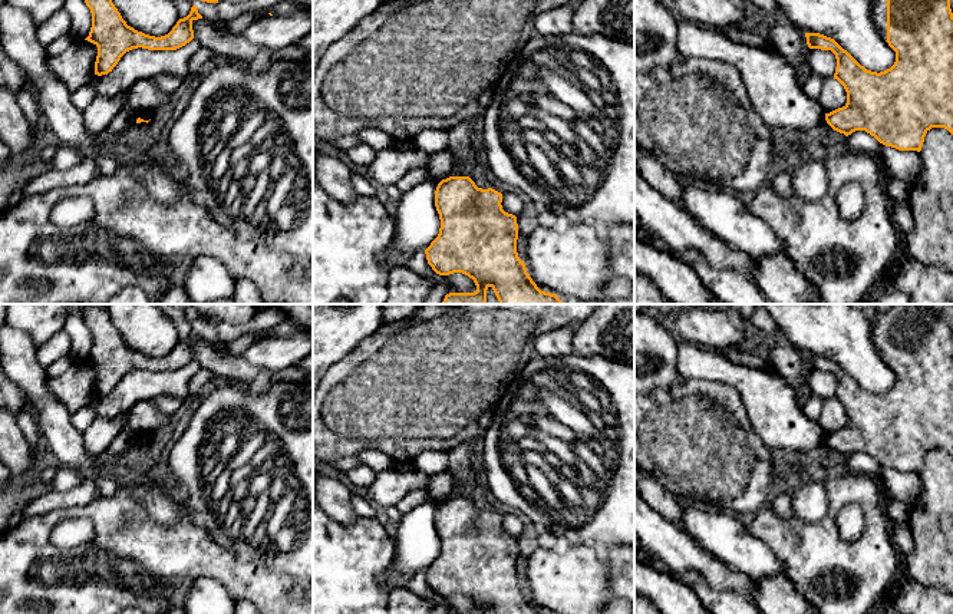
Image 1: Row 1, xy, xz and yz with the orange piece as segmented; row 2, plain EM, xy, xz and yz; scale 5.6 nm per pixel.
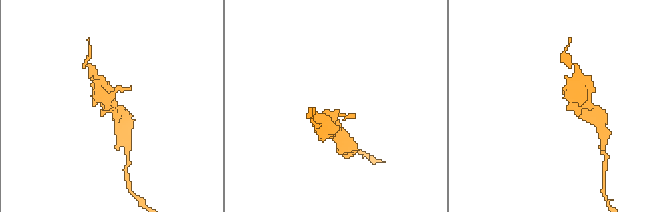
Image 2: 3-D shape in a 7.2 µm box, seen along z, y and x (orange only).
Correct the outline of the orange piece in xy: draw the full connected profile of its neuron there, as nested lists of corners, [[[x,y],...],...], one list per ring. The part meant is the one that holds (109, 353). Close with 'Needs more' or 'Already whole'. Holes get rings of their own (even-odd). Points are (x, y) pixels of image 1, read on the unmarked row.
[[[88,304],[83,321],[92,334],[92,349],[85,360],[98,367],[95,396],[112,393],[121,379],[132,370],[177,372],[194,360],[192,343],[202,340],[197,327],[179,340],[172,351],[161,359],[149,357],[128,347],[112,324],[105,304]]]. Already whole

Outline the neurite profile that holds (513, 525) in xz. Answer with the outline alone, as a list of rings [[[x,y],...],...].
[[[511,514],[502,516],[501,526],[505,534],[512,535],[515,538],[521,537],[524,531],[522,519]]]

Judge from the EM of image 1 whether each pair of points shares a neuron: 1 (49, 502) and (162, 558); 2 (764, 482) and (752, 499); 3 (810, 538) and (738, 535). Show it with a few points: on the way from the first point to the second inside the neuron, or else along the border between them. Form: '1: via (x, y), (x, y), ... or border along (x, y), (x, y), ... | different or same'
1: border along (94, 499), (85, 505), (62, 507), (27, 517) | different
2: via (759, 487), (755, 495) | same
3: border along (748, 528), (777, 558) | different

